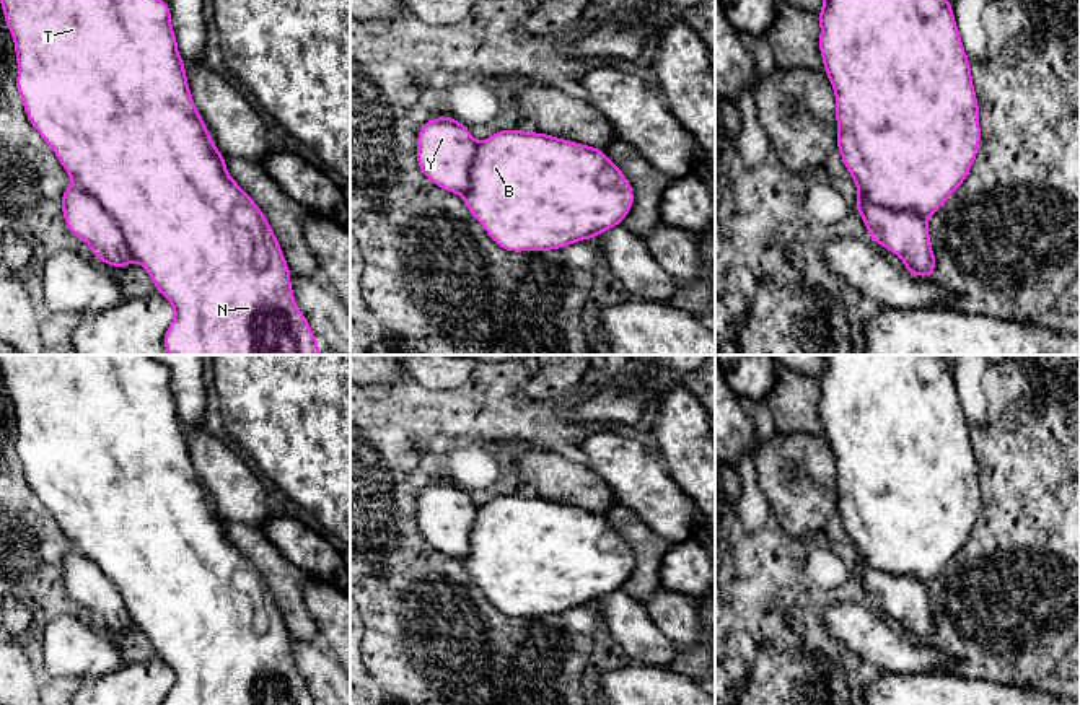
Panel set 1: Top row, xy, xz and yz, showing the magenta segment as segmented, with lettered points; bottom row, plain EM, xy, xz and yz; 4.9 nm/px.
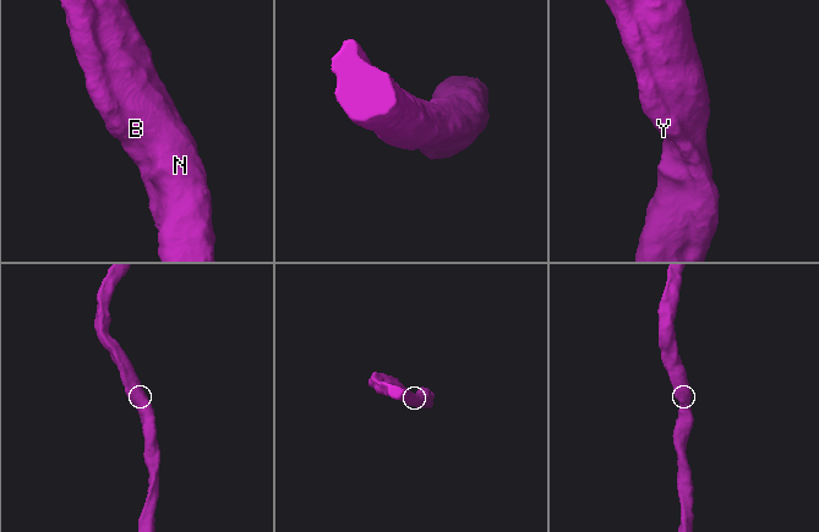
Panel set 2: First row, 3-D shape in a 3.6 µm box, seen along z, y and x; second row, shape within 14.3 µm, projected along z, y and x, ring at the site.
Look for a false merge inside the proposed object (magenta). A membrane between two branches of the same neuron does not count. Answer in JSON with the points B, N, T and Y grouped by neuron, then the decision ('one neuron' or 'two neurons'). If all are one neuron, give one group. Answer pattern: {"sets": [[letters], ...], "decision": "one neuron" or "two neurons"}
{"sets": [["B", "N", "T", "Y"]], "decision": "one neuron"}

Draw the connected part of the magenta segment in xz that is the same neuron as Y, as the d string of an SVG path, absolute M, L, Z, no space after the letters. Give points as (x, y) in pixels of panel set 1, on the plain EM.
M451 480L427 485L417 500L417 528L437 552L459 558L490 604L505 615L552 615L619 591L634 555L603 513L521 493L476 506Z

